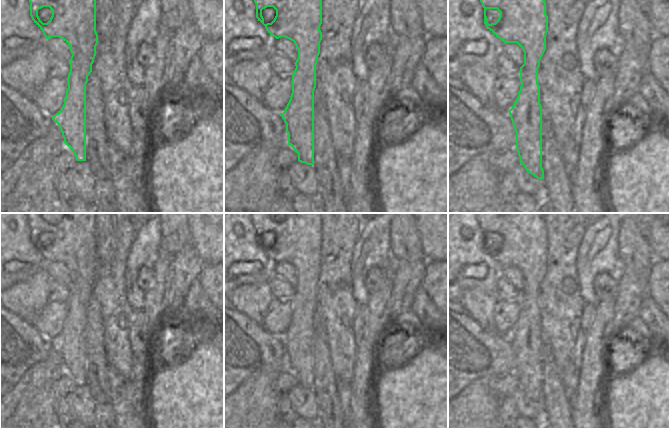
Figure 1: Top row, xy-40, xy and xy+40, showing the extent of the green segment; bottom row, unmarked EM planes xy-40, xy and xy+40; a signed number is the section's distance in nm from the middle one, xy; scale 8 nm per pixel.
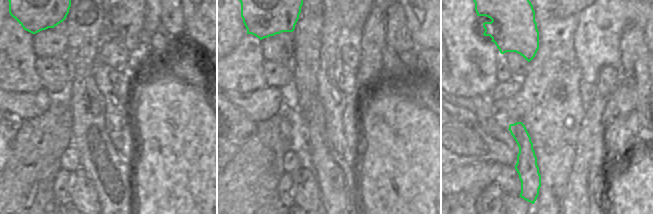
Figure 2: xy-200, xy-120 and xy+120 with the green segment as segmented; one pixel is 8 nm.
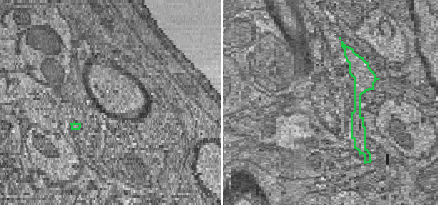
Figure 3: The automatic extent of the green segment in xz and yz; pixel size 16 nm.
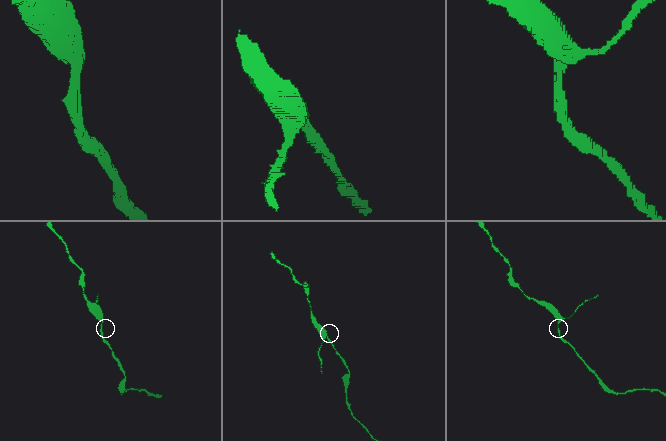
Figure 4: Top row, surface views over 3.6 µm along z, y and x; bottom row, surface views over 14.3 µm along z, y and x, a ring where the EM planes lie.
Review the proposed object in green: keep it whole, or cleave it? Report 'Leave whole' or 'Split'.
Leave whole.

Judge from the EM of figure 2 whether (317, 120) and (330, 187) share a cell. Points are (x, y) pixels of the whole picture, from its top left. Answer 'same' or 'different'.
same

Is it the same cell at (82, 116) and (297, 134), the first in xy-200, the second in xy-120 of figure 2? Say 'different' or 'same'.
different

